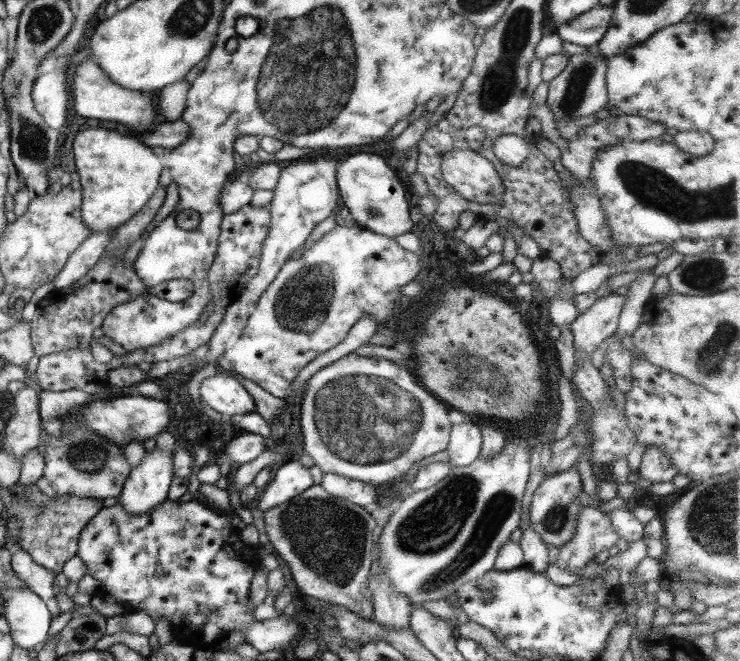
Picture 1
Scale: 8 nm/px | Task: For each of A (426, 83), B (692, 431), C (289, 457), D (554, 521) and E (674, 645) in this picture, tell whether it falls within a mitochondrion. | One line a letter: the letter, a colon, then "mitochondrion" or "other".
A: other
B: other
C: other
D: mitochondrion
E: other

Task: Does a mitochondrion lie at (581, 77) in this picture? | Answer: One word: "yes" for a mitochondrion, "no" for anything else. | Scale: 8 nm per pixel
yes

